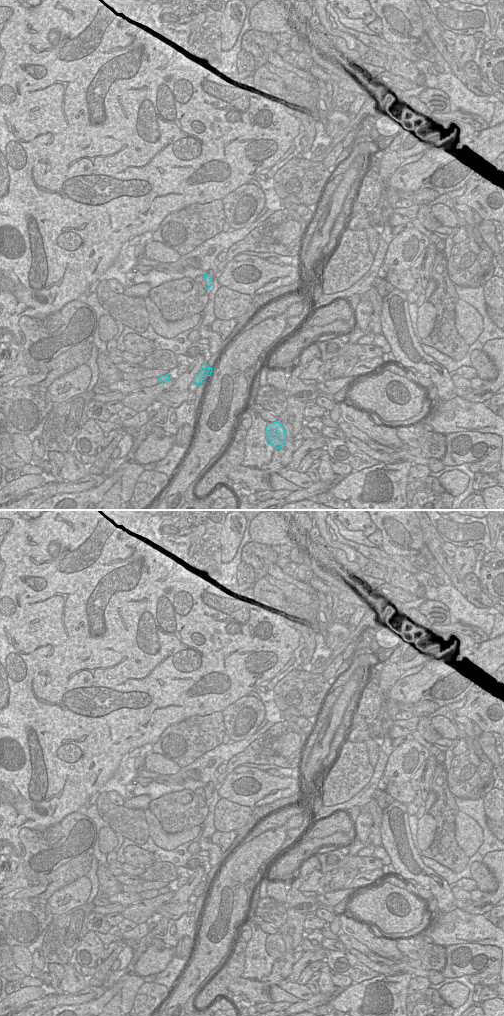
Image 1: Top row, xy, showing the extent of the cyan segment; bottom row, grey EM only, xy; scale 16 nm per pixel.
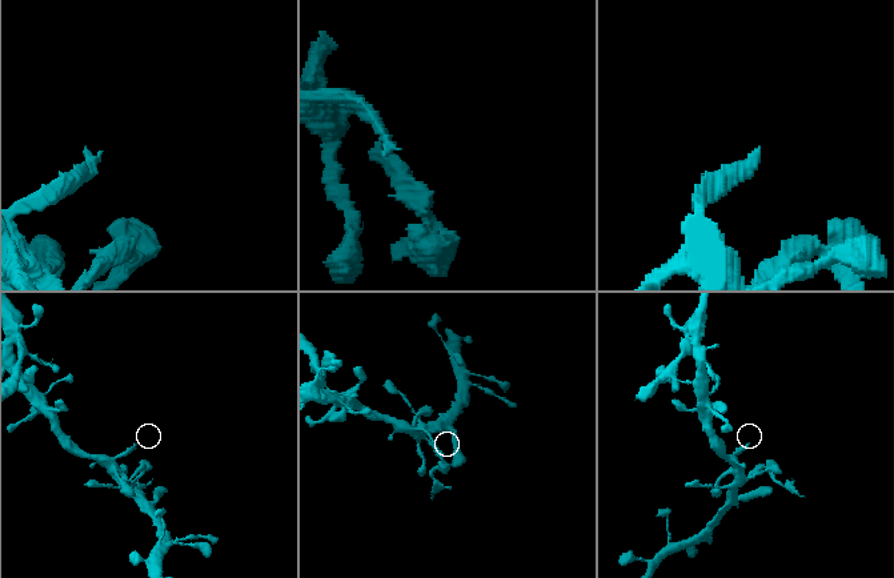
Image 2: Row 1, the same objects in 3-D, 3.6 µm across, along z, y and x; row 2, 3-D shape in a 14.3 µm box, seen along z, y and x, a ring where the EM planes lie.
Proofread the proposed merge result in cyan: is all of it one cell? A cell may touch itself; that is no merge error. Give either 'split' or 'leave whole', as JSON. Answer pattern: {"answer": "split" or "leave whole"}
{"answer": "split"}

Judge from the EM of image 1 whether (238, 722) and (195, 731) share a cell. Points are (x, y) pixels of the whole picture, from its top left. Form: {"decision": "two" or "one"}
{"decision": "two"}

